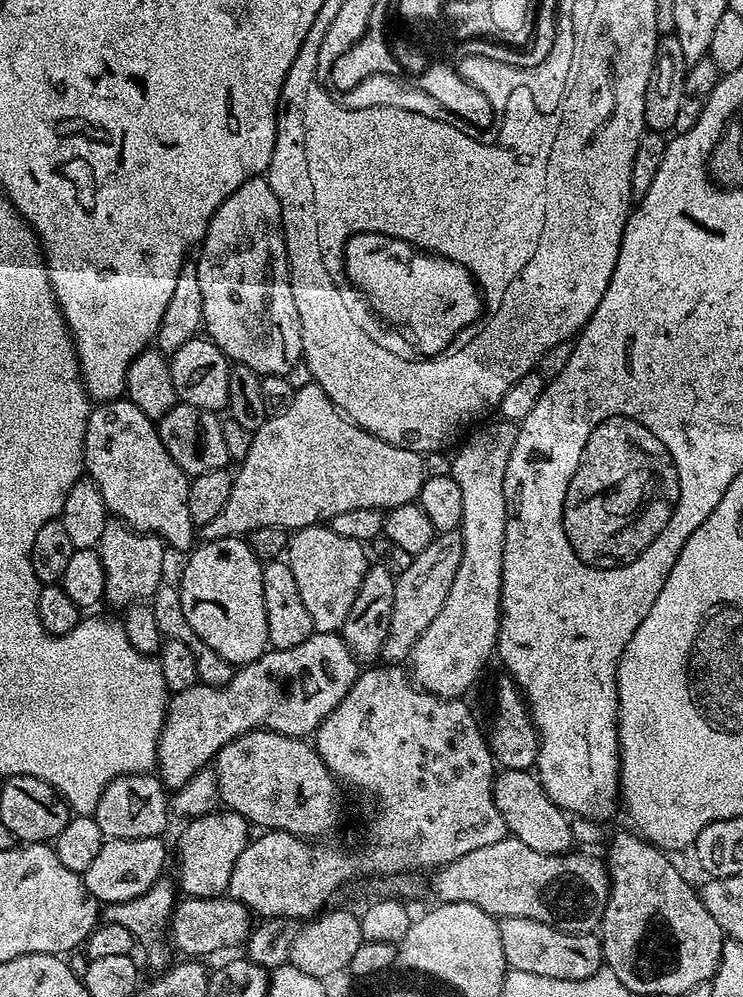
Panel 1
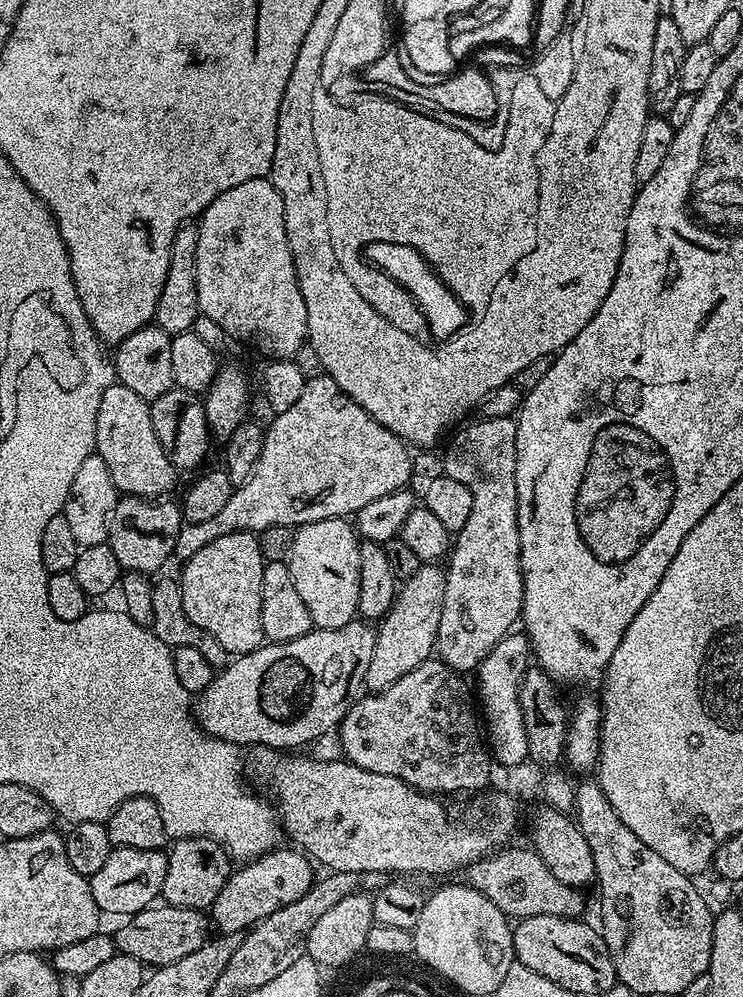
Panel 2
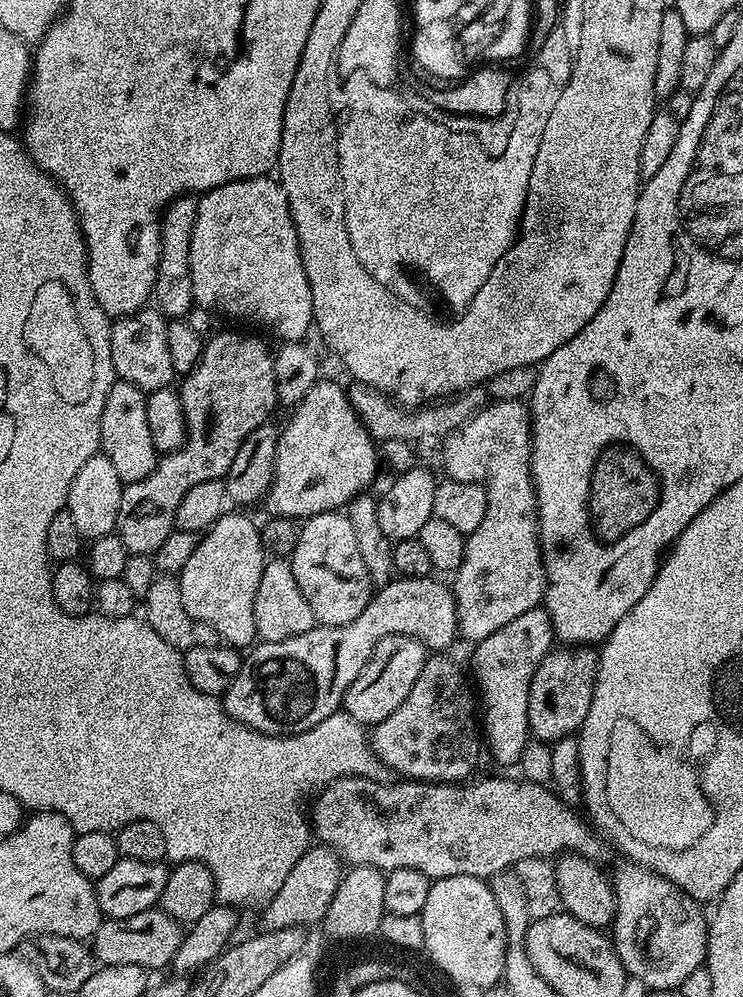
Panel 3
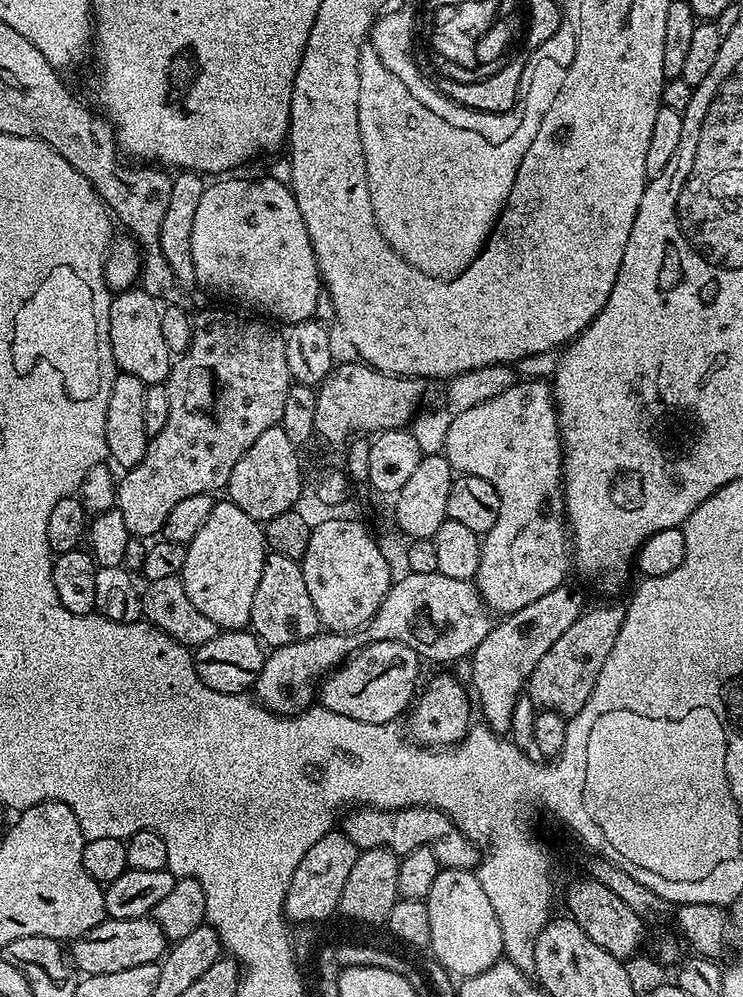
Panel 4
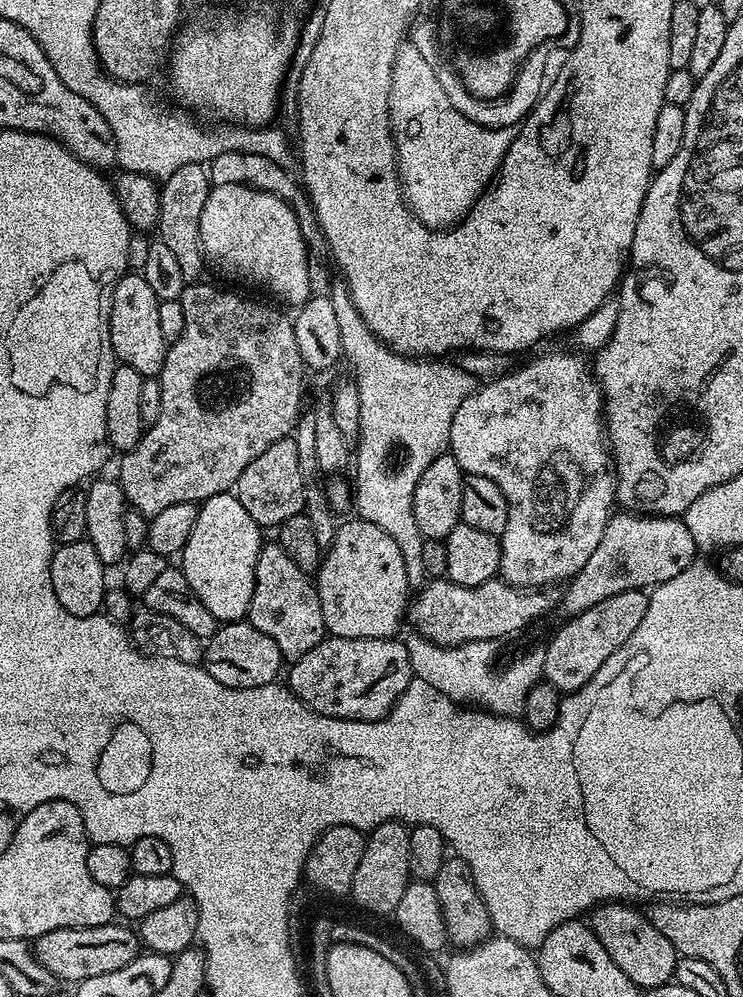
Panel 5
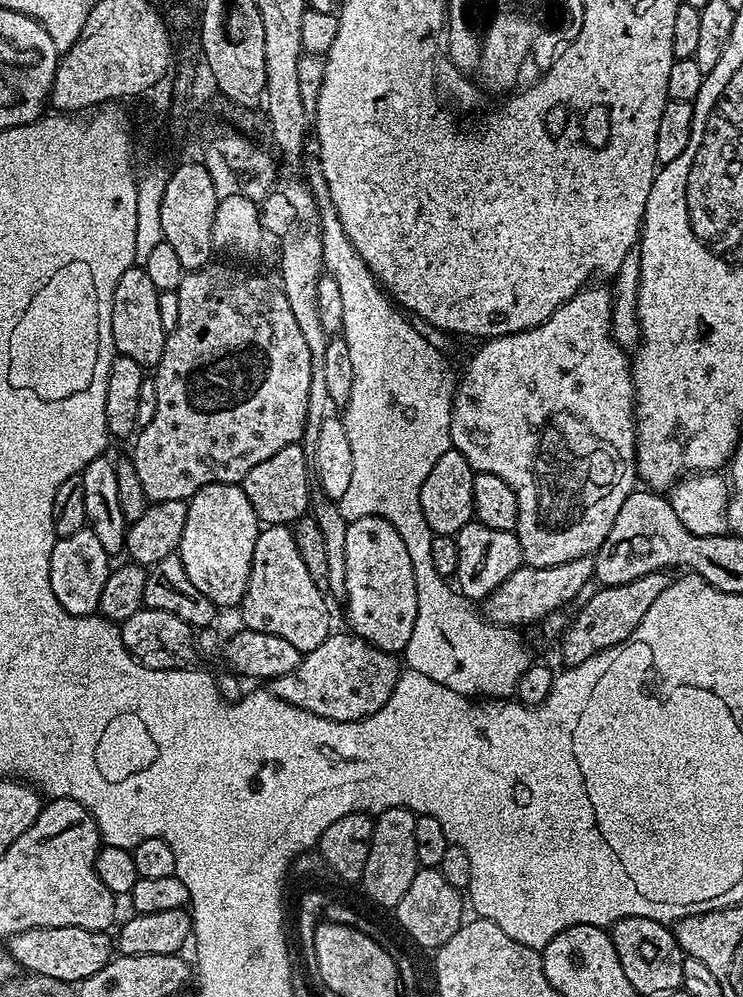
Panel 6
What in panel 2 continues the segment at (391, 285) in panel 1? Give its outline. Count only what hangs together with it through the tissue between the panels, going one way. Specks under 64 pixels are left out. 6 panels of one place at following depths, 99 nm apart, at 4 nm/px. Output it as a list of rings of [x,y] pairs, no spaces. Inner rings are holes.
[[[378,242],[370,243],[365,248],[365,259],[382,269],[388,277],[394,278],[399,285],[412,296],[415,307],[420,310],[428,324],[429,330],[437,341],[443,342],[459,332],[468,322],[468,311],[444,283],[440,276],[426,262],[424,256],[418,254],[413,247],[404,243]]]

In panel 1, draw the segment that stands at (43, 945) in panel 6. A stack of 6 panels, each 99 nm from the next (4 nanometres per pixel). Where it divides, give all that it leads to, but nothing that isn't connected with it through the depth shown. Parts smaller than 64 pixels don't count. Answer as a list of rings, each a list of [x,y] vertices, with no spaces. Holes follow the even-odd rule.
[[[227,894],[210,898],[190,896],[181,899],[172,909],[170,944],[175,951],[177,948],[181,952],[181,957],[205,958],[204,956],[212,956],[215,952],[224,952],[227,948],[236,948],[239,944],[241,947],[253,929],[253,913],[248,911],[245,904],[233,900],[231,896]]]

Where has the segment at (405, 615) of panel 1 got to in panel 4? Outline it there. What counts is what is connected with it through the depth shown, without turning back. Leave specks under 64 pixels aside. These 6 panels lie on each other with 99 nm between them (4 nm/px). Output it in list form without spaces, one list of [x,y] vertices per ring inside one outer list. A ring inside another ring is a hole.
[[[373,640],[328,673],[318,688],[319,703],[334,710],[334,714],[354,718],[354,722],[391,724],[409,711],[418,692],[416,679],[420,676],[420,667],[422,661],[414,650],[410,650],[410,646],[402,642]]]

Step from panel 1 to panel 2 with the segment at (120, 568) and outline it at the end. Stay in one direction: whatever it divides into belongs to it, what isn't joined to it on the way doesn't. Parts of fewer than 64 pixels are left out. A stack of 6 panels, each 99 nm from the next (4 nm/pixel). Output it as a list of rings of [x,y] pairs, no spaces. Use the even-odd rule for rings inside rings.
[[[121,495],[110,519],[107,544],[114,550],[124,572],[142,572],[153,574],[176,551],[176,539],[182,527],[182,508],[172,498],[145,500],[139,496]]]

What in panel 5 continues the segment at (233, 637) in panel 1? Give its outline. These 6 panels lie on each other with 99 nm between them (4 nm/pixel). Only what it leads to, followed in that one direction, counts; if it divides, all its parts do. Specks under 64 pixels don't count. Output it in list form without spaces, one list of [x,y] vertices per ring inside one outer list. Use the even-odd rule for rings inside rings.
[[[231,491],[217,492],[197,507],[194,530],[182,553],[182,570],[190,590],[218,622],[231,622],[247,617],[250,598],[254,598],[256,563],[262,547],[262,529],[246,514],[242,502]]]

